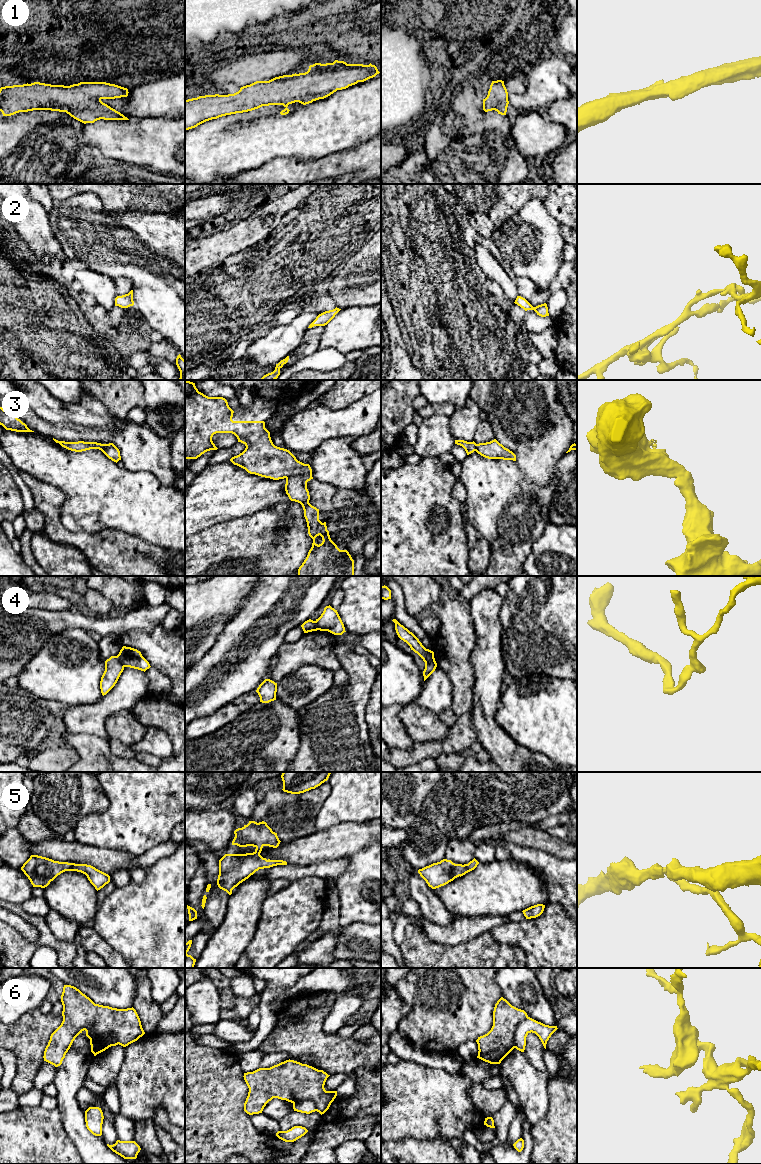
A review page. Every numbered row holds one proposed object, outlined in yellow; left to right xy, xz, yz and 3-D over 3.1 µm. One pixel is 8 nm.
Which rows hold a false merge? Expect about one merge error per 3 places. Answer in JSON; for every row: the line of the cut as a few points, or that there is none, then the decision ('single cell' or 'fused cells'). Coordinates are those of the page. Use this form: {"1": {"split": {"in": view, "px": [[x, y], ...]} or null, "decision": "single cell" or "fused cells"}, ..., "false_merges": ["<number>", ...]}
{"1": {"split": null, "decision": "single cell"}, "2": {"split": null, "decision": "single cell"}, "3": {"split": null, "decision": "single cell"}, "4": {"split": {"in": "xy", "px": [[116, 656], [124, 666]]}, "decision": "fused cells"}, "5": {"split": null, "decision": "single cell"}, "6": {"split": null, "decision": "single cell"}, "false_merges": ["4"]}

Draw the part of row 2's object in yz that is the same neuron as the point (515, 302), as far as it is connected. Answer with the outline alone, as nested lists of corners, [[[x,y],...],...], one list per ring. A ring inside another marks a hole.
[[[517,296],[514,303],[523,308],[525,311],[534,310],[537,315],[541,317],[549,316],[548,307],[546,303],[533,307],[525,298],[521,296]]]

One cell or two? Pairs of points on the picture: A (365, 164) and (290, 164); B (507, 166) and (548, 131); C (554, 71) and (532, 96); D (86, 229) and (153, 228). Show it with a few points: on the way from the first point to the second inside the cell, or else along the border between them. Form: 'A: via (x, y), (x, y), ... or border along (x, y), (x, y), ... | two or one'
A: via (346, 164), (342, 164), (339, 167), (309, 167) | one
B: border along (510, 132), (516, 148), (527, 158) | two
C: via (548, 77), (538, 90) | one
D: via (103, 231), (136, 231) | one

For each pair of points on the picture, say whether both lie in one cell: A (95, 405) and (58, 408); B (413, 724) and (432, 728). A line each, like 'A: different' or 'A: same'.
A: same
B: same

